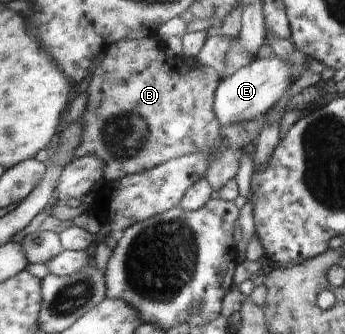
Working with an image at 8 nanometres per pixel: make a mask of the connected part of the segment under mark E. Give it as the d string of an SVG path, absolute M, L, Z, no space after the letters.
M298 49L285 62L278 56L255 59L246 67L235 71L231 76L222 79L216 88L213 99L213 110L221 126L228 127L239 123L251 122L256 118L266 115L267 110L274 107L278 100L286 93L297 71L307 68L307 56Z

